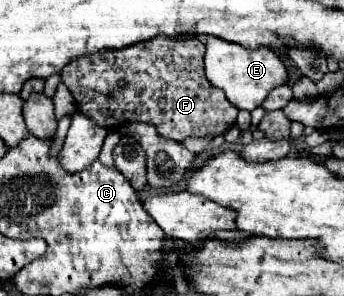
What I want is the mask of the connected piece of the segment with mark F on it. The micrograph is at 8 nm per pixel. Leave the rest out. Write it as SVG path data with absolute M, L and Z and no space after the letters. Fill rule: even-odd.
M154 36L152 40L132 44L120 50L100 50L96 54L80 56L62 68L62 82L70 88L76 98L78 110L96 118L110 132L120 130L130 122L148 122L158 126L160 134L172 140L186 140L188 136L222 134L236 124L238 110L222 90L216 90L204 76L204 42L198 36Z

